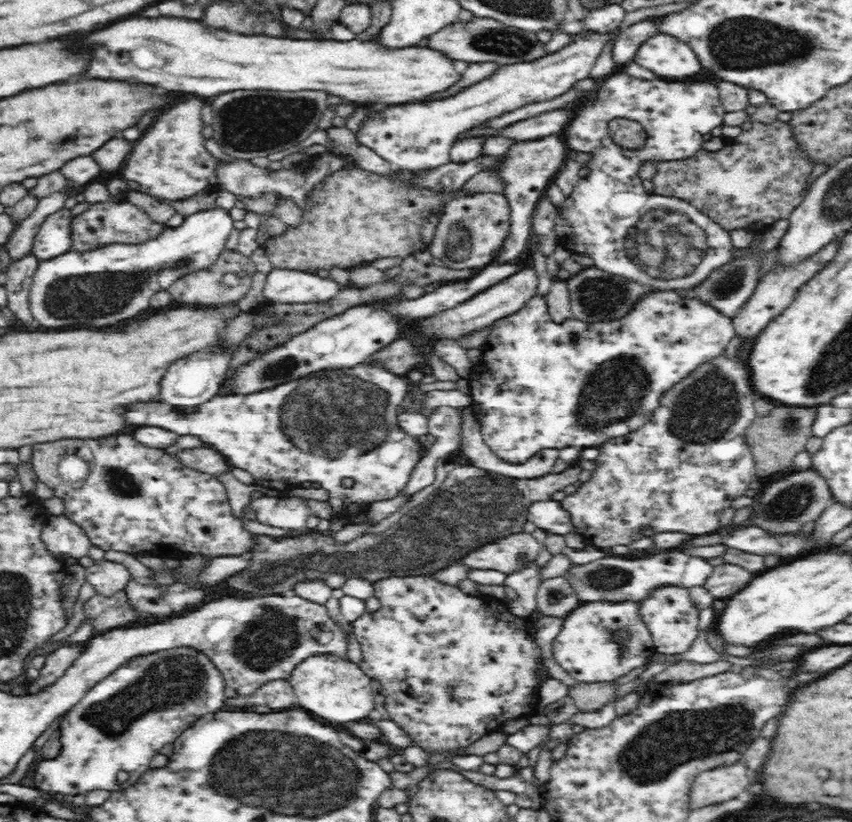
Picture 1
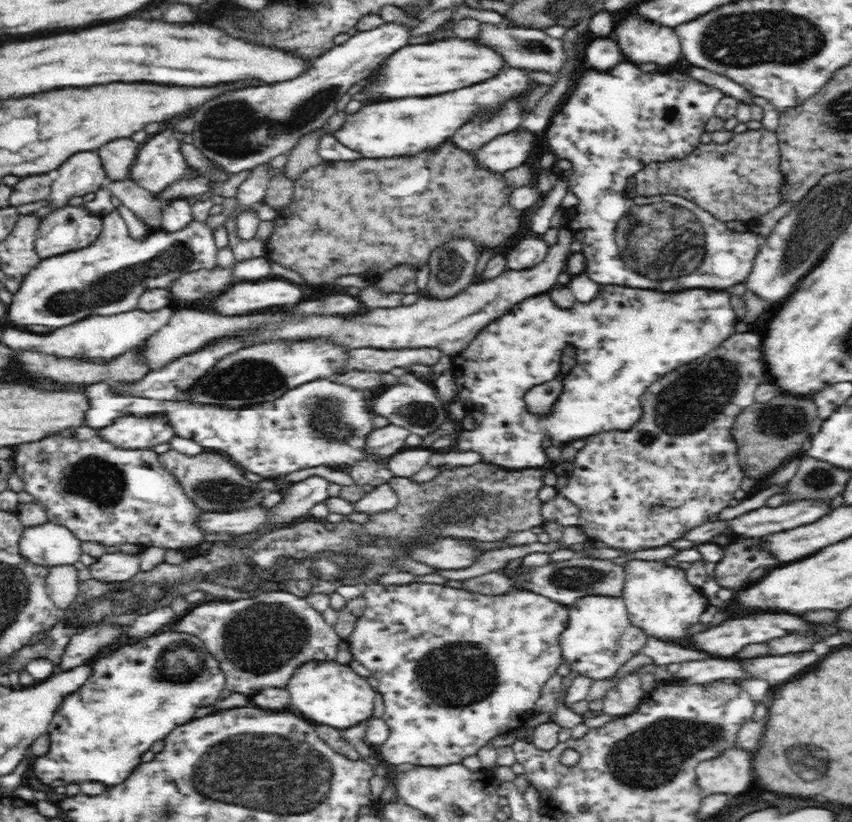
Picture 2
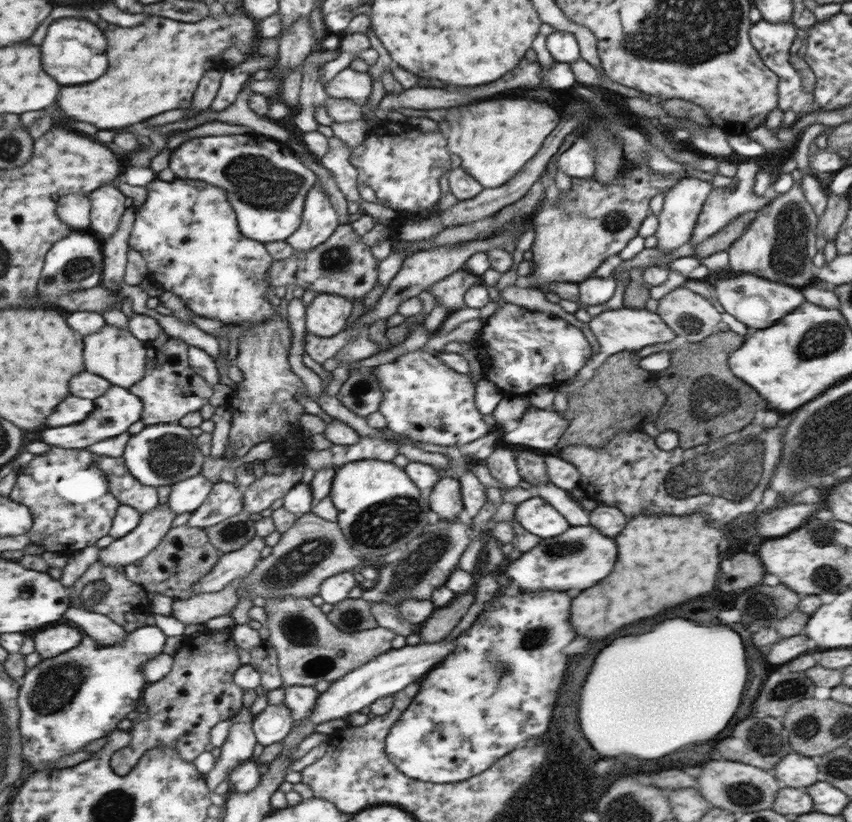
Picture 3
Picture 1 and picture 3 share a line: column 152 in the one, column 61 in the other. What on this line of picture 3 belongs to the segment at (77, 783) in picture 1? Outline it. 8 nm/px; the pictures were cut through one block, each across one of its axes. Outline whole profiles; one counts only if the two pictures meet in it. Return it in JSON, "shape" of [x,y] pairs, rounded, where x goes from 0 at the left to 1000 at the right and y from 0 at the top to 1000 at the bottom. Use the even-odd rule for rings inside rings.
{"shape":[[[169,760],[151,769],[151,775],[136,786],[120,786],[109,774],[101,774],[97,783],[66,800],[52,802],[49,808],[36,813],[27,822],[27,838],[23,843],[23,861],[27,864],[25,888],[28,892],[29,916],[38,937],[66,934],[63,927],[94,915],[99,908],[131,893],[153,866],[162,864],[169,855],[168,847],[176,833],[170,808],[192,794],[197,771],[184,760]]]}

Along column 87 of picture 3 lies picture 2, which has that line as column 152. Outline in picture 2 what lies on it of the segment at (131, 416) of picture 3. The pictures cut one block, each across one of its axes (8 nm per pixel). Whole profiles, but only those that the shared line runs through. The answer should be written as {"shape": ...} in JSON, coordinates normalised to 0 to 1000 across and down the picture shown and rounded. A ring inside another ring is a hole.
{"shape":[[[146,509],[138,516],[122,521],[120,526],[124,533],[148,546],[180,546],[188,540],[195,540],[201,534],[200,530],[203,530],[202,523],[197,523],[200,518],[192,518],[192,513],[188,513],[190,509],[181,511]]]}

